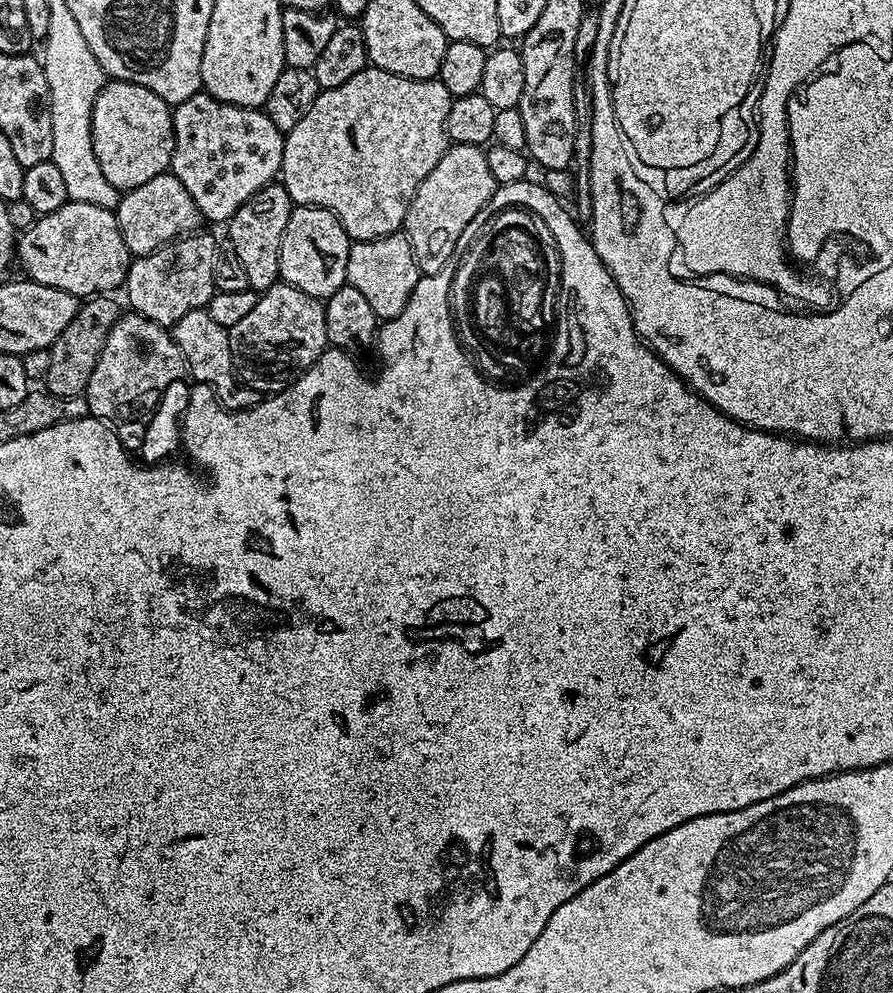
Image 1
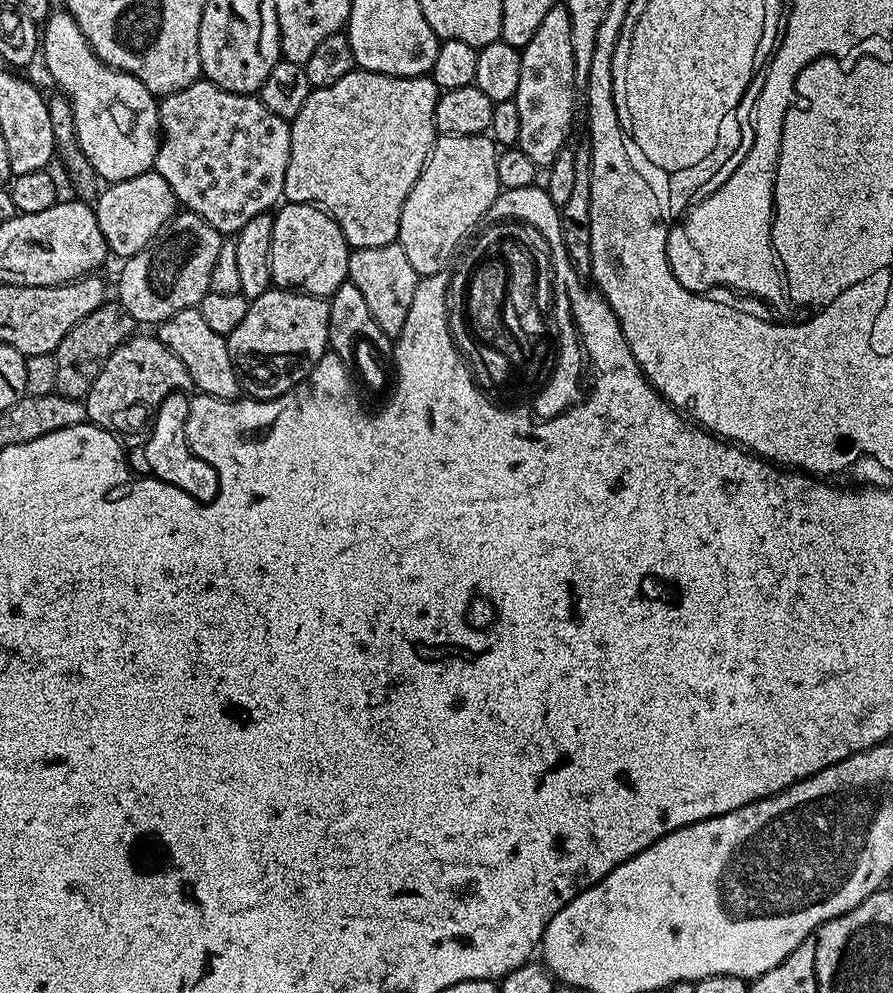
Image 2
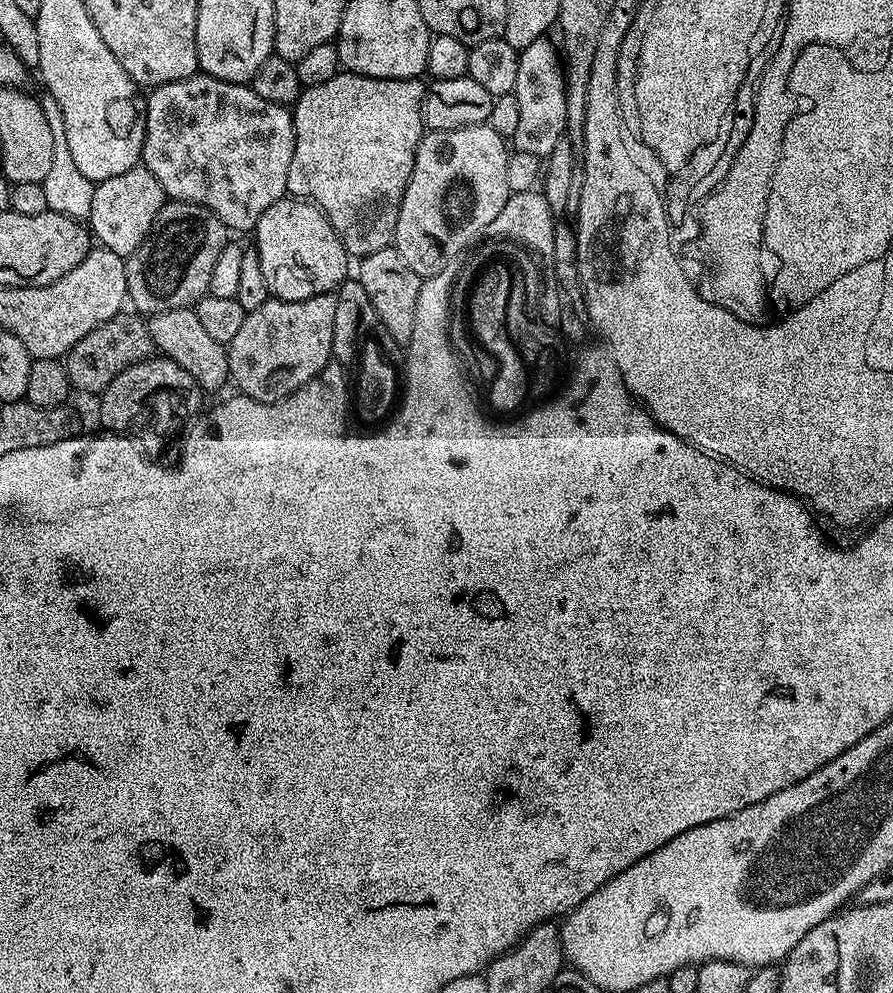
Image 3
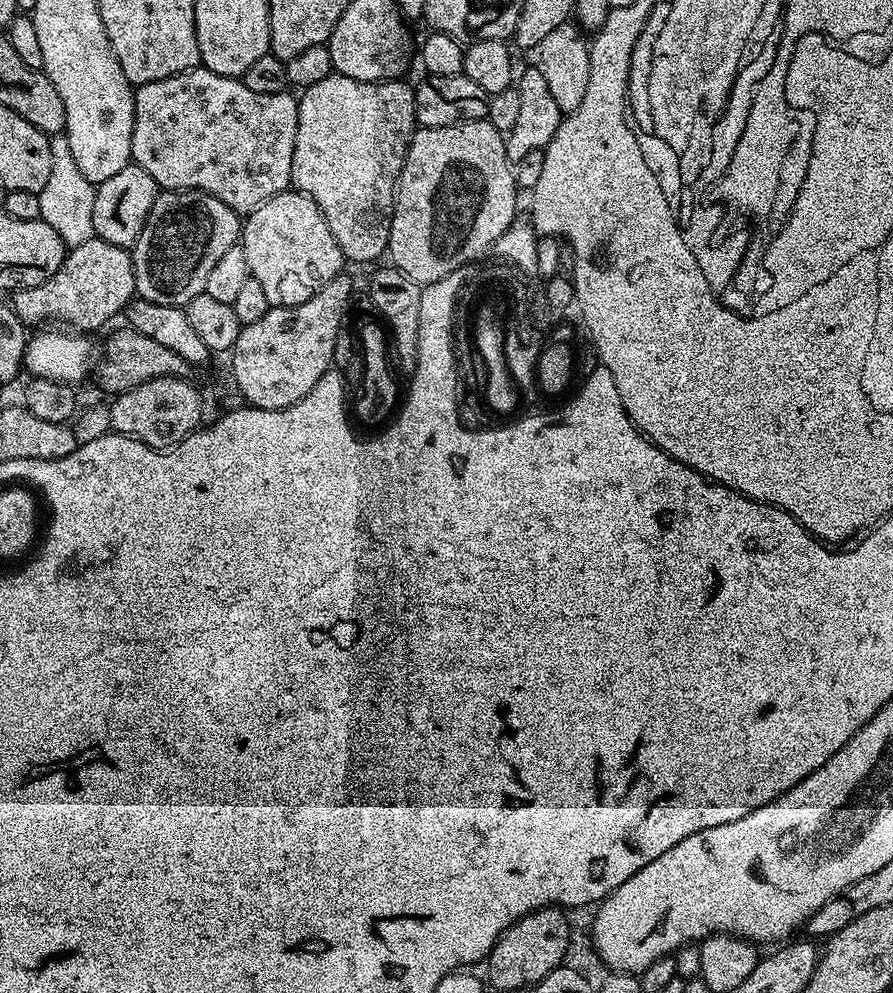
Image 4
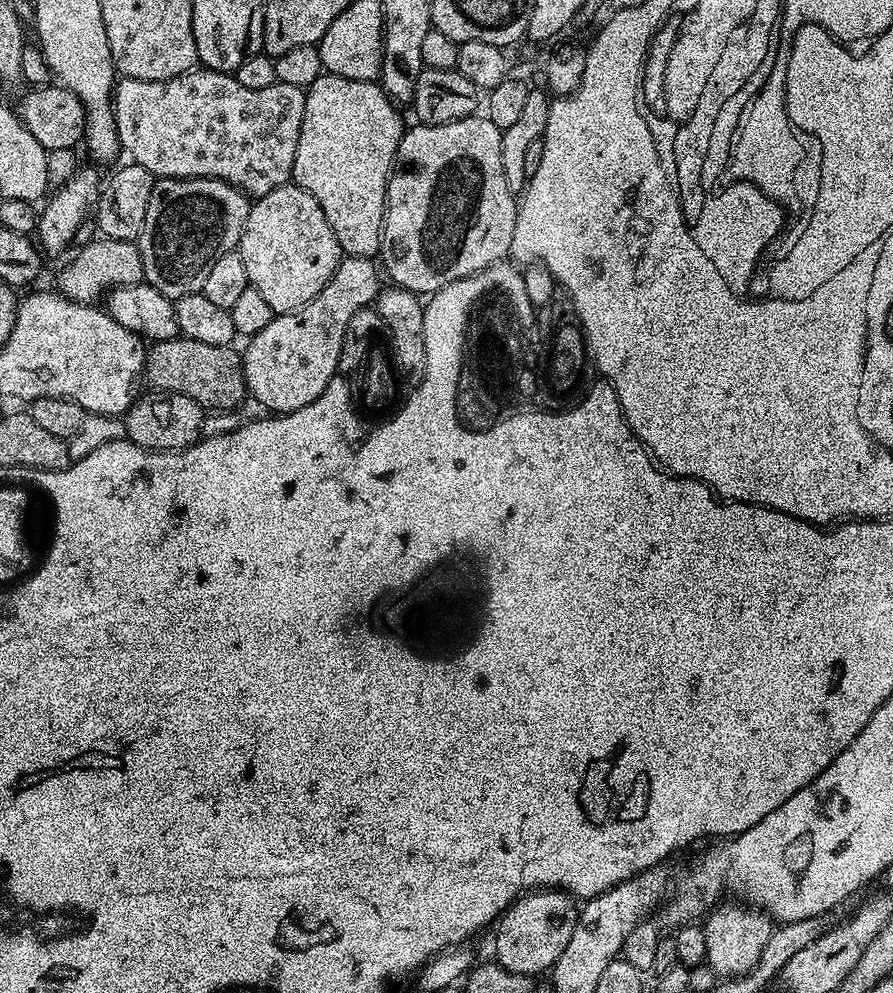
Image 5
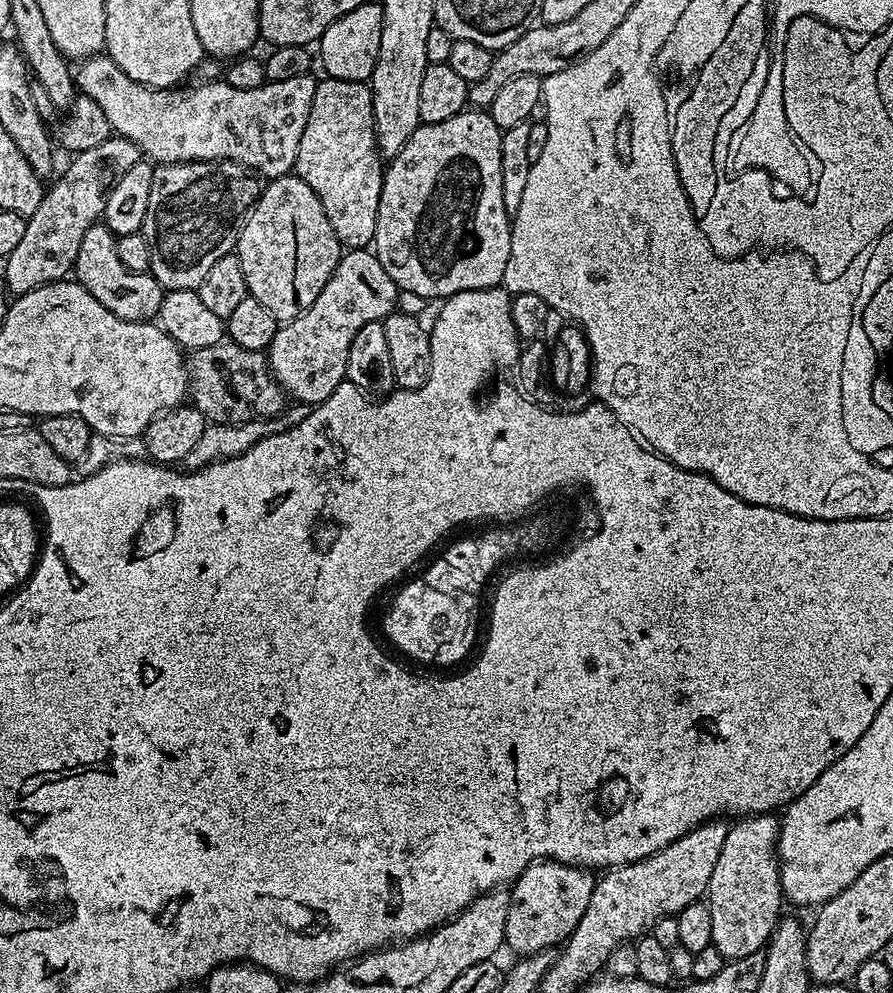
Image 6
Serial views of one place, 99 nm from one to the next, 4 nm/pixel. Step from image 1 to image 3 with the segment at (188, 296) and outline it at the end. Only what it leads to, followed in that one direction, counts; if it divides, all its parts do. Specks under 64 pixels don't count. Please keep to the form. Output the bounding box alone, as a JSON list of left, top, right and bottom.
[126,199,230,317]

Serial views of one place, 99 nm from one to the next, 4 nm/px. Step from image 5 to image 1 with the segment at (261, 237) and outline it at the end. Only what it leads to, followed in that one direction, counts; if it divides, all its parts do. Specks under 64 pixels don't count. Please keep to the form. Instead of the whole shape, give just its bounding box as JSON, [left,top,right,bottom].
[280,207,350,302]

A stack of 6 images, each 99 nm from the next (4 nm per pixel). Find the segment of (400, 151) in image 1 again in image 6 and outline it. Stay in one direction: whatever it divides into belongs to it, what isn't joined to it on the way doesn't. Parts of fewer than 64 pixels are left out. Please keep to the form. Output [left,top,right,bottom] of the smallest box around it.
[294,78,386,250]

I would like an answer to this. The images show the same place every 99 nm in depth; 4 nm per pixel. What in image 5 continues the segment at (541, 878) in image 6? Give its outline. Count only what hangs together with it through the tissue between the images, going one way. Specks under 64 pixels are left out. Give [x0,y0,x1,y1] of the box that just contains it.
[495,890,578,977]

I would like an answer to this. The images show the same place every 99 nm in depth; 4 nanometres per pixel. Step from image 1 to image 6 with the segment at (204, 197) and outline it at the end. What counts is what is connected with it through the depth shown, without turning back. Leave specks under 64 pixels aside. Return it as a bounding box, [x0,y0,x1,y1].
[74,54,318,178]

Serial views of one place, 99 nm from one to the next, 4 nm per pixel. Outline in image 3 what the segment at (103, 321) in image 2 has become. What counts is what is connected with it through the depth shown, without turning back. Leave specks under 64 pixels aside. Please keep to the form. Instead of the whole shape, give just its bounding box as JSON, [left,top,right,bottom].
[63,314,153,394]

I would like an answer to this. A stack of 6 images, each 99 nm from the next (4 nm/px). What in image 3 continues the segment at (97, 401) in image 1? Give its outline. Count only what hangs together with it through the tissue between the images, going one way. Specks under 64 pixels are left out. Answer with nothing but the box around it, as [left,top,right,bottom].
[99,354,202,436]

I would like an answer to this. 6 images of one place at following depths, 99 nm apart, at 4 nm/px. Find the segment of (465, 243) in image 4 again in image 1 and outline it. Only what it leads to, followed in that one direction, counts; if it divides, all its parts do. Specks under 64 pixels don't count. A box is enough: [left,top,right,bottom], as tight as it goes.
[403,144,497,273]

